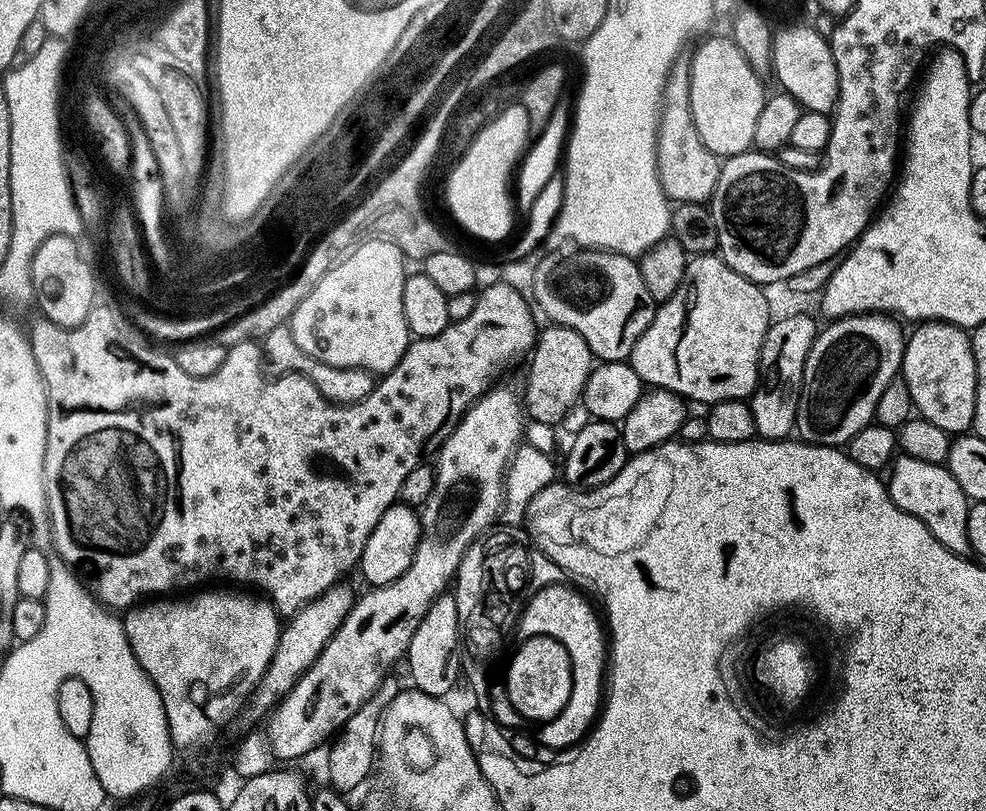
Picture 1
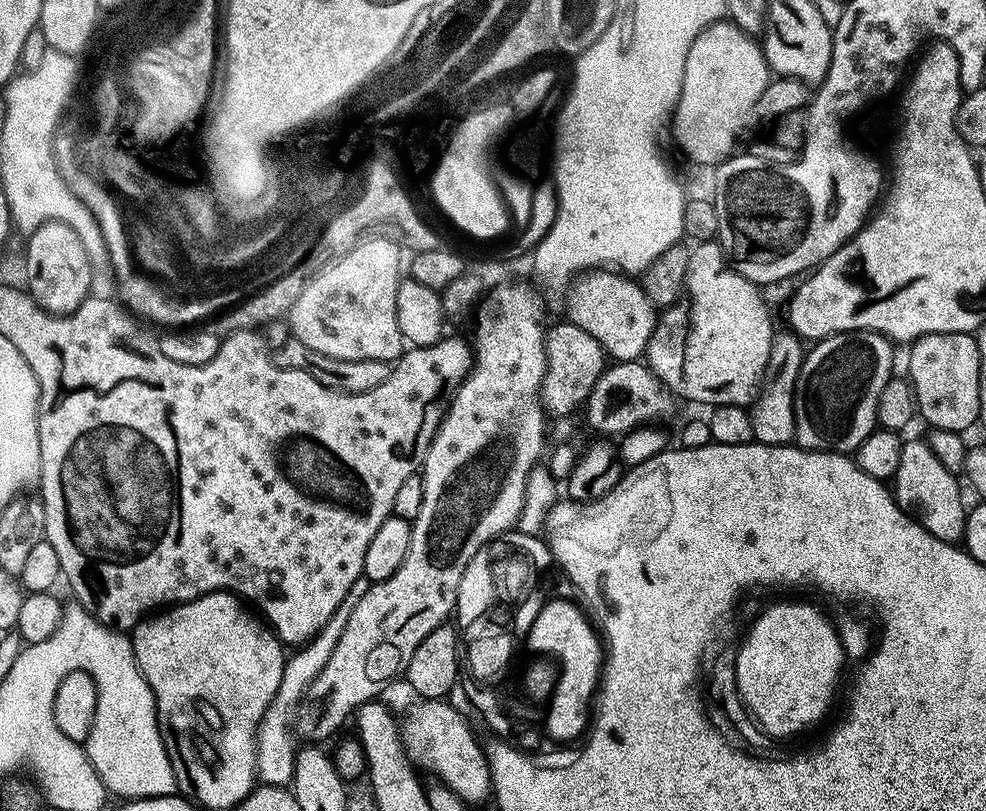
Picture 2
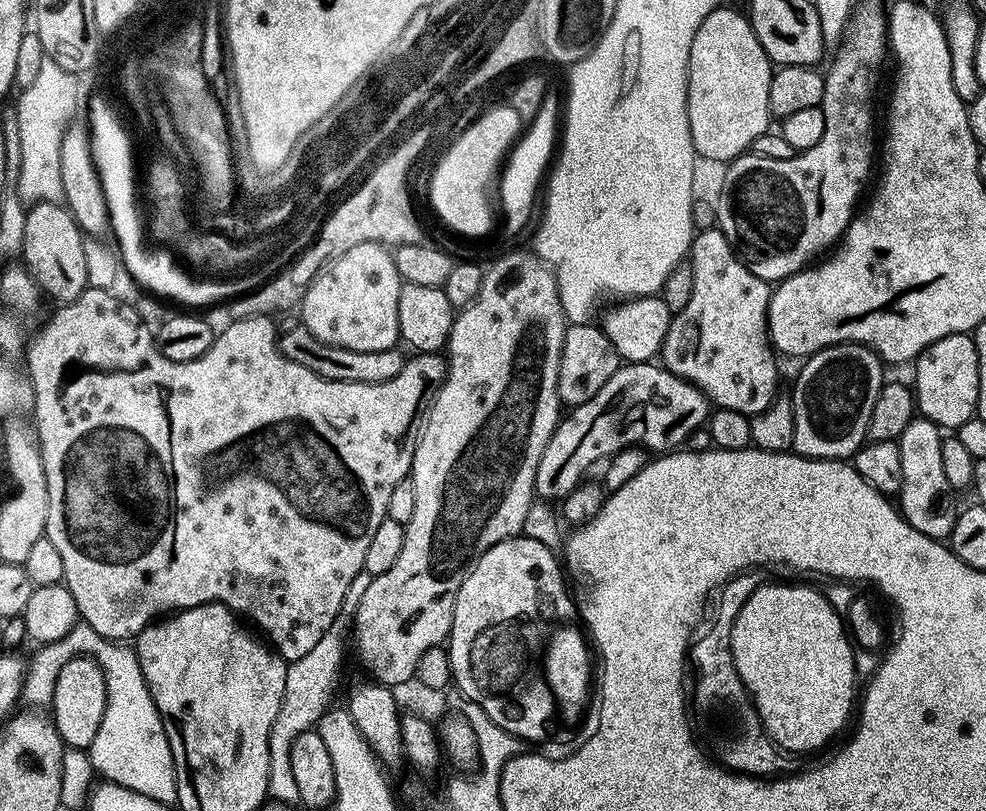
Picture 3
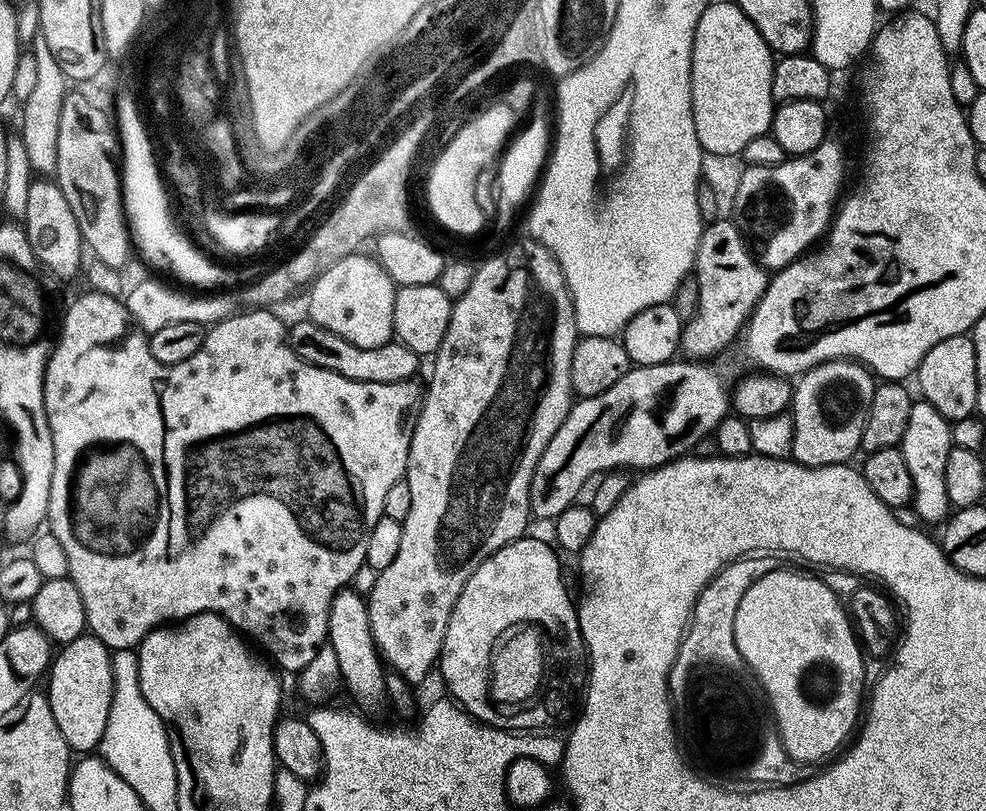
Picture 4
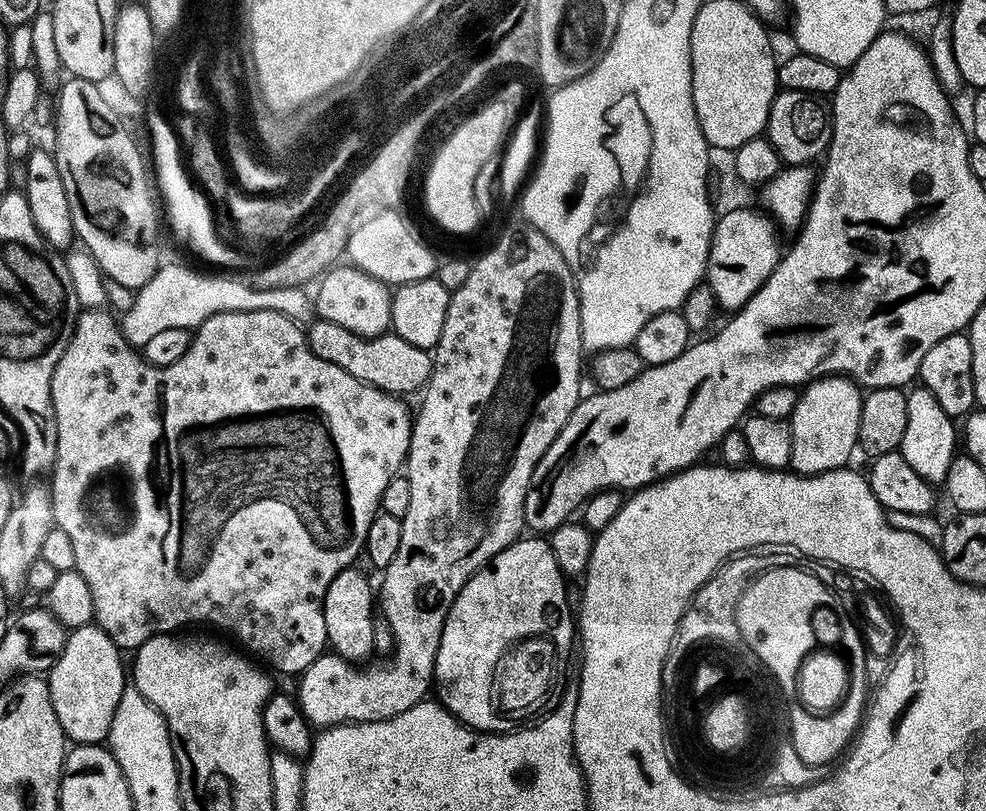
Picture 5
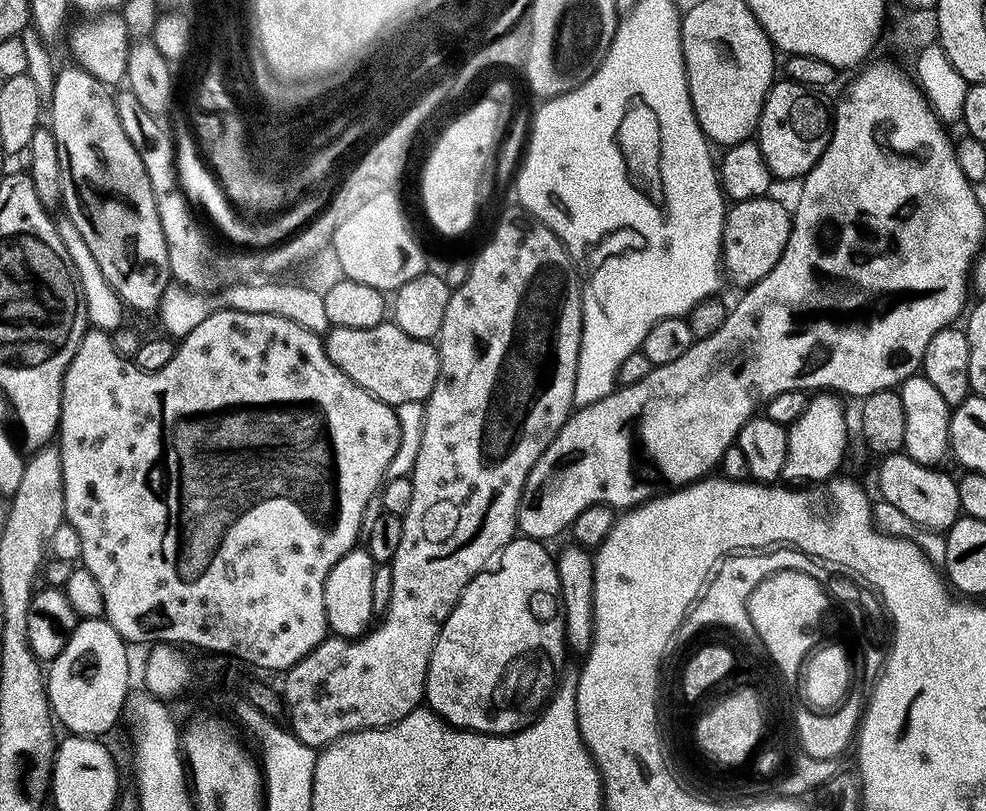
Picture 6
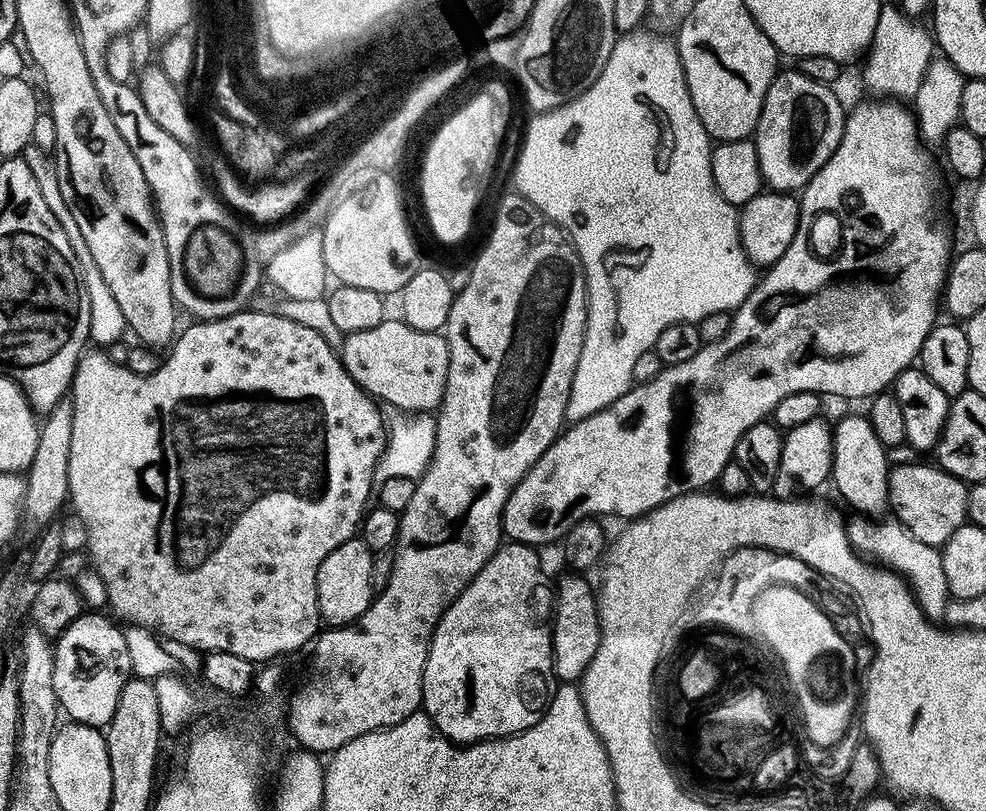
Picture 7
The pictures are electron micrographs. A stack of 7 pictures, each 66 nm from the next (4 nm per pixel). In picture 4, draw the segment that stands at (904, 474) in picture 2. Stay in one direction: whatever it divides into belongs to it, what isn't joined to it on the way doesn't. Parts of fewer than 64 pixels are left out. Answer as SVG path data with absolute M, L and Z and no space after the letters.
M923 398L917 399L910 410L910 422L906 425L906 434L899 444L902 458L906 458L906 470L910 470L912 483L911 507L928 524L939 525L947 521L950 505L946 494L946 454L954 446L952 440L953 425L930 402Z

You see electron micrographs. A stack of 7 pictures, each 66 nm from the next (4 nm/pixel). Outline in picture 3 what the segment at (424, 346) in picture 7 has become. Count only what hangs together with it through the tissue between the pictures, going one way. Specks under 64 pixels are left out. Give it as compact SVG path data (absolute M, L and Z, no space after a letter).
M295 326L288 333L279 337L280 353L290 362L298 362L298 366L306 366L306 370L314 370L327 380L334 382L366 382L367 384L381 384L390 378L394 378L404 366L405 353L400 353L399 347L390 350L370 350L359 352L358 350L346 350L342 346L330 346L326 342L318 342L310 330L302 326Z

